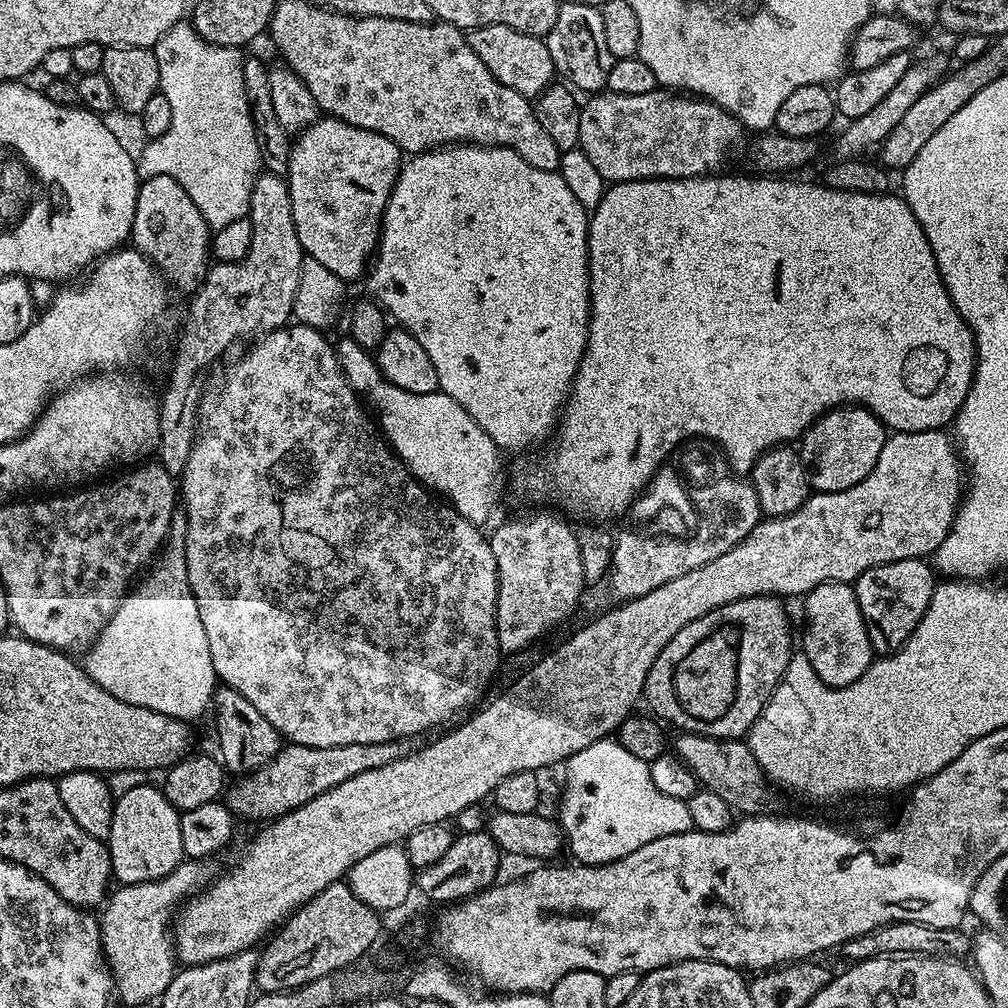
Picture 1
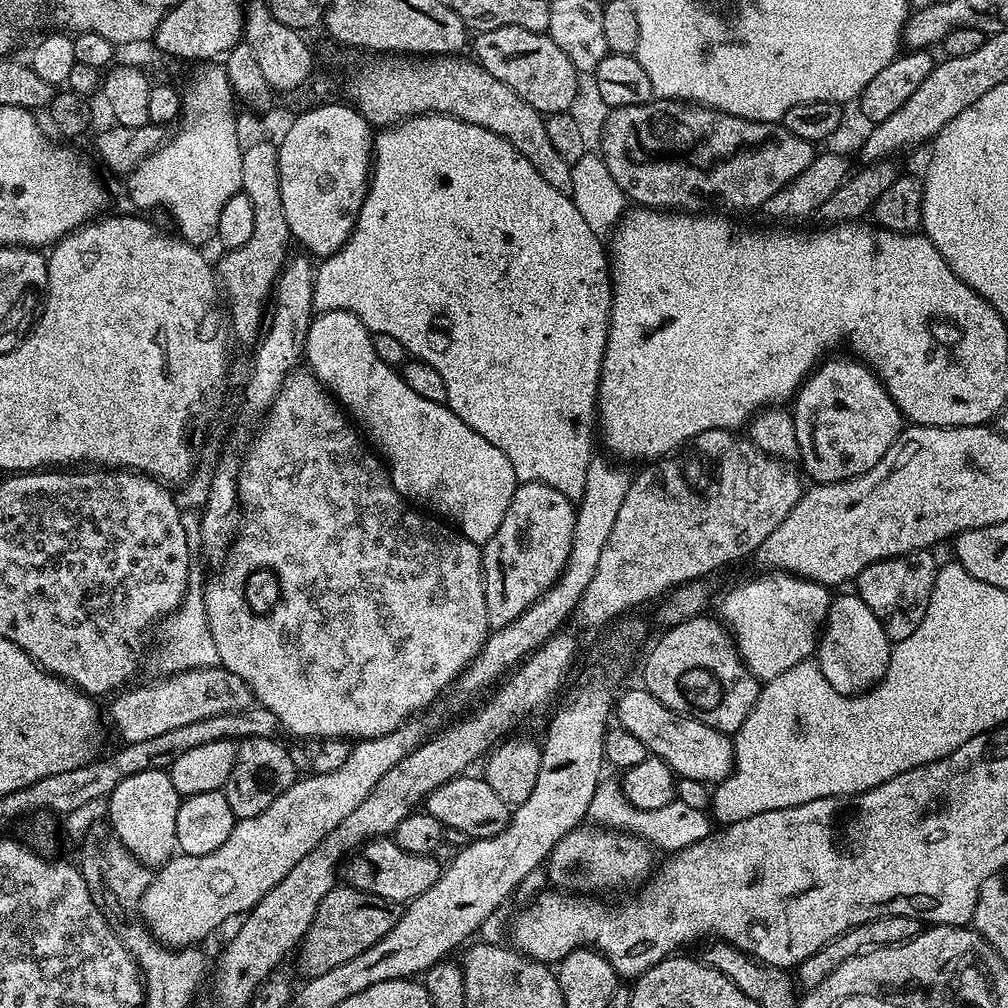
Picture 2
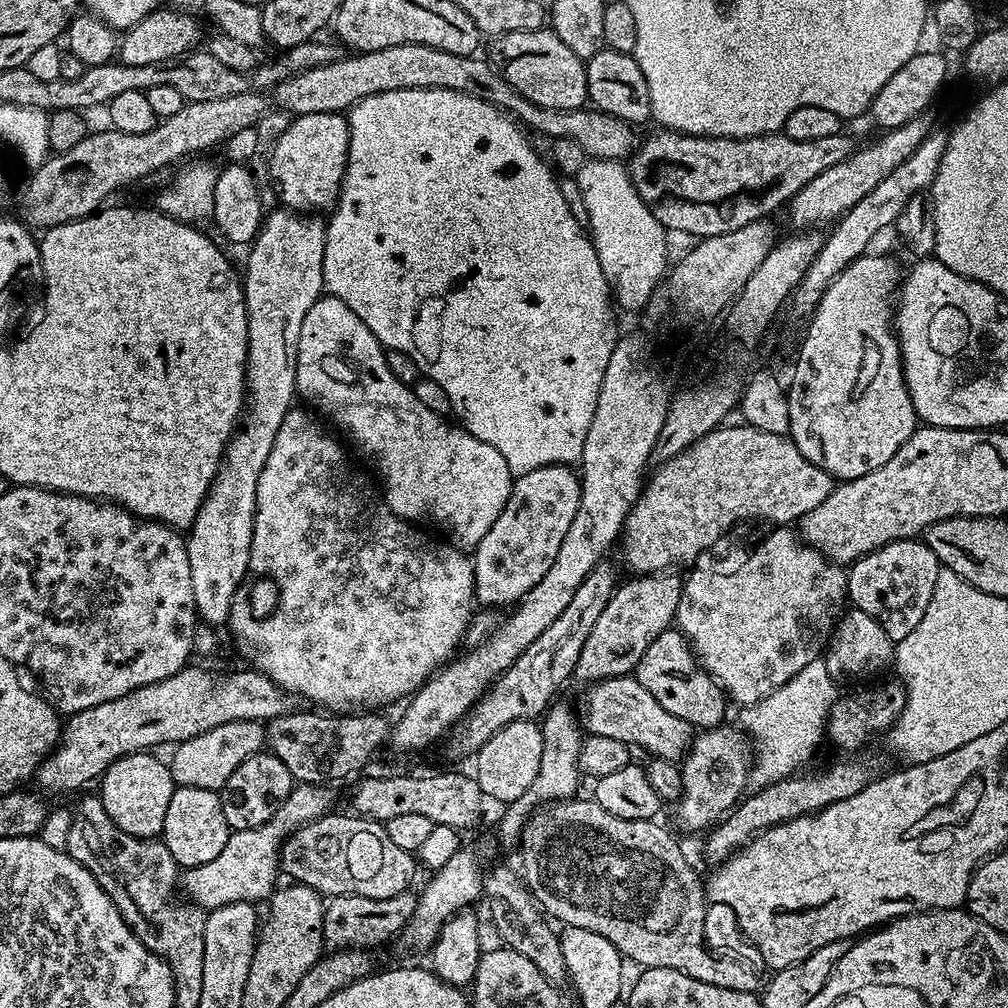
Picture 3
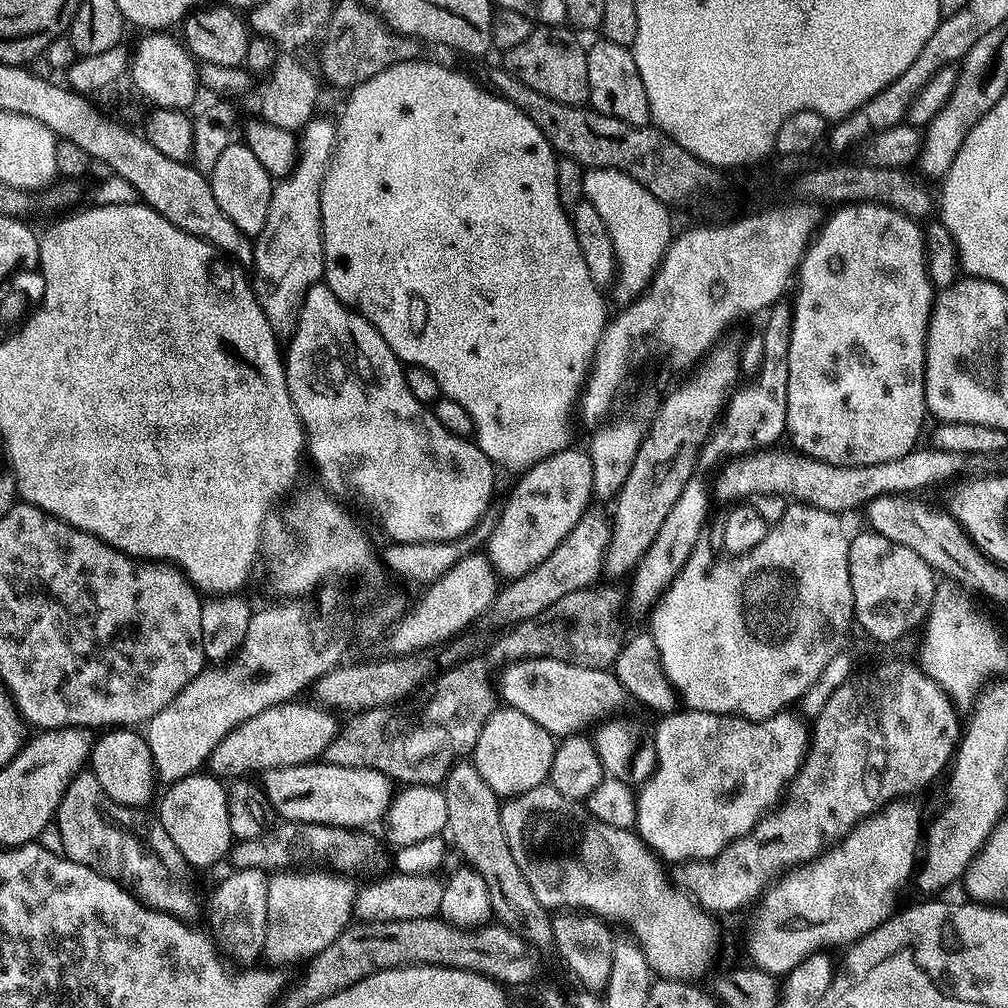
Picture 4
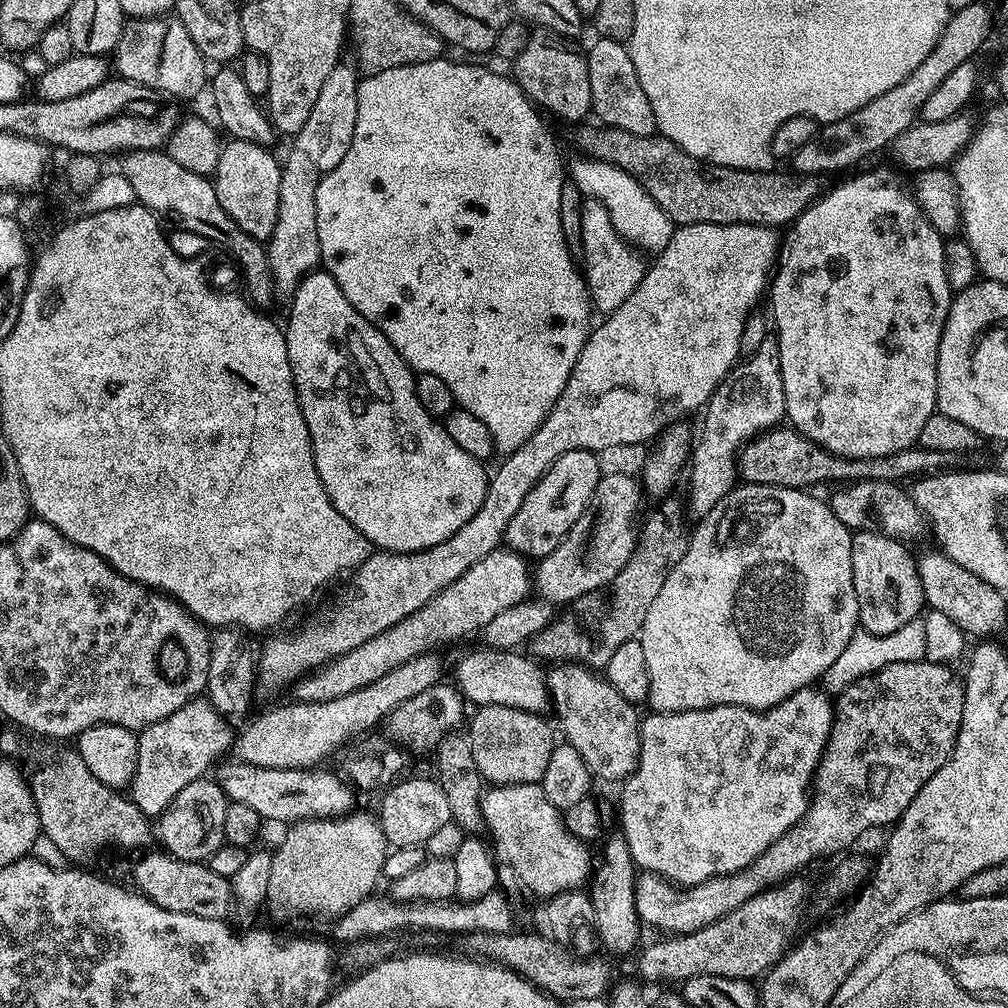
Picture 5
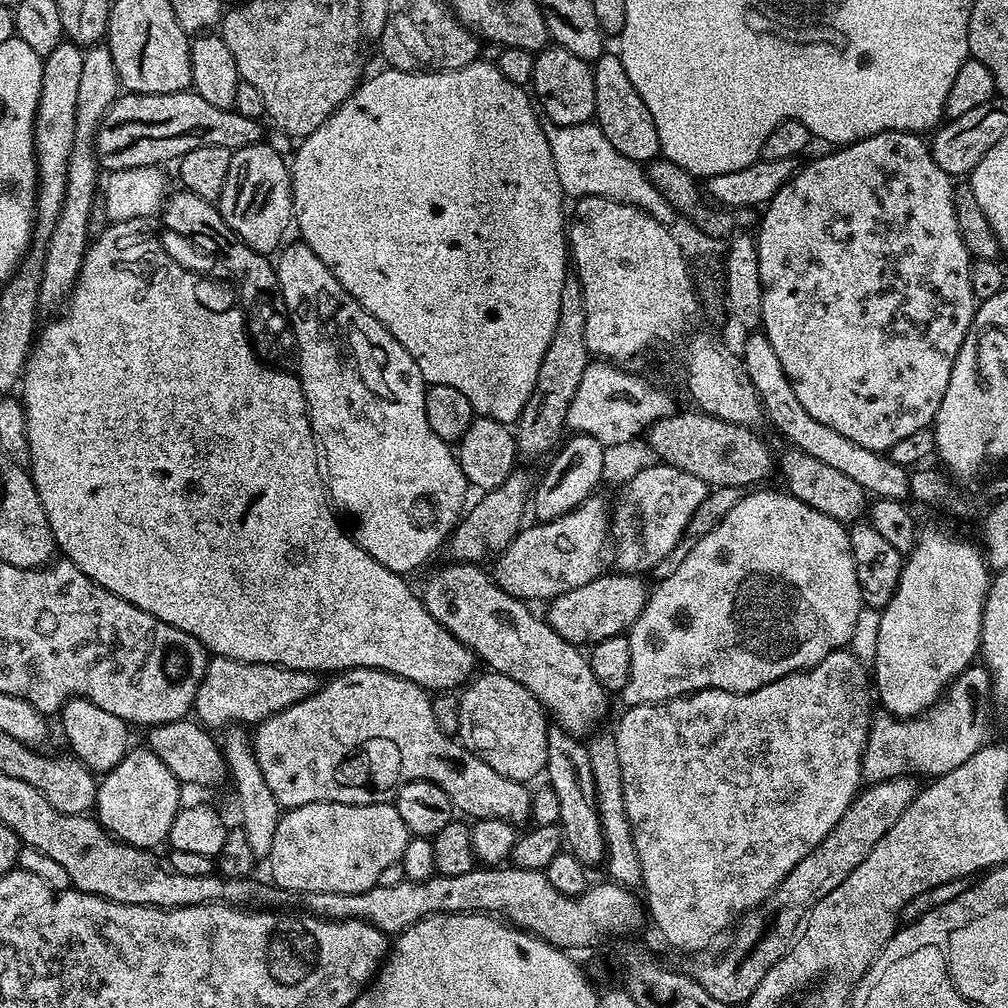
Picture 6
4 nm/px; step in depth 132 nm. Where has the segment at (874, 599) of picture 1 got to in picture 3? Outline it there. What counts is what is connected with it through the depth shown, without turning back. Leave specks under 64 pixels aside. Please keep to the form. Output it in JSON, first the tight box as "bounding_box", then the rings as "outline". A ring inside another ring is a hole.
{"bounding_box":[847,539,941,642],"outline":[[[919,539],[895,540],[847,569],[848,600],[852,608],[870,614],[893,642],[901,640],[918,626],[922,614],[926,614],[941,566],[939,558]]]}

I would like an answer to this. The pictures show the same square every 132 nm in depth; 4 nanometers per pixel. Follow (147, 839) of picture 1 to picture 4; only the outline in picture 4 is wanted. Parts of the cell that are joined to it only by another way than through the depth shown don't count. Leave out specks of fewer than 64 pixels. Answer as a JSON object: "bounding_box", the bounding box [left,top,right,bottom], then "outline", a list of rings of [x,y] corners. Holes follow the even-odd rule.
{"bounding_box":[90,726,158,808],"outline":[[[120,726],[115,730],[108,730],[104,736],[92,745],[90,757],[90,771],[102,786],[102,790],[115,804],[124,804],[128,808],[144,808],[147,800],[152,796],[152,787],[158,784],[156,768],[152,764],[152,755],[147,739],[140,736],[136,730],[129,730]]]}

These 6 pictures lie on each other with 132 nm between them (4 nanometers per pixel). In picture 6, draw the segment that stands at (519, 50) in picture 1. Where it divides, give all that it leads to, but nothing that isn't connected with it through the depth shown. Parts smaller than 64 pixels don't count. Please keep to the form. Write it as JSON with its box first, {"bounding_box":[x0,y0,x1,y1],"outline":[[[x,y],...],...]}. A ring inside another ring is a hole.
{"bounding_box":[530,46,596,126],"outline":[[[559,46],[544,48],[535,53],[535,57],[530,92],[538,107],[546,110],[554,123],[562,126],[589,123],[596,115],[593,65]]]}

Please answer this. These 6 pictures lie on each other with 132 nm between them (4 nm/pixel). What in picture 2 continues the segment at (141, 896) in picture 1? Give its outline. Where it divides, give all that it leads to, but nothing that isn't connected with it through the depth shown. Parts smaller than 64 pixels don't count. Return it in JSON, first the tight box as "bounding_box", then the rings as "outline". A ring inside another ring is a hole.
{"bounding_box":[140,718,429,948],"outline":[[[424,718],[405,720],[390,734],[353,743],[346,762],[330,774],[308,774],[297,779],[262,814],[237,820],[230,838],[218,850],[201,856],[177,854],[167,864],[159,865],[140,899],[140,913],[152,935],[169,948],[187,948],[231,916],[247,914],[342,818],[358,810],[362,798],[378,786],[378,778],[386,770],[398,766],[406,754],[424,743],[429,735],[428,724],[420,719]]]}

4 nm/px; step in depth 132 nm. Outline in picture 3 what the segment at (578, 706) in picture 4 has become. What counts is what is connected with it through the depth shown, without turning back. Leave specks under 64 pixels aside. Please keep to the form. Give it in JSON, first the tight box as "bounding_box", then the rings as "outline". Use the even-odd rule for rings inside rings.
{"bounding_box":[582,675,694,762],"outline":[[[635,675],[597,680],[589,688],[592,689],[584,700],[582,724],[591,735],[618,738],[618,742],[633,749],[645,748],[652,758],[680,762],[688,755],[694,739],[692,725],[678,718],[678,714],[670,714],[670,710],[658,706],[658,698],[654,698],[646,686],[637,682]]]}

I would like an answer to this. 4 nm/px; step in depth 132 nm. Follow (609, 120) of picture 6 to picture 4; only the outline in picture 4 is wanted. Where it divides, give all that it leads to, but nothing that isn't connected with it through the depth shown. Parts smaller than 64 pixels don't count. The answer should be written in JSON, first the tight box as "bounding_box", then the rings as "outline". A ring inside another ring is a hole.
{"bounding_box":[587,38,652,127],"outline":[[[603,38],[597,41],[593,48],[587,49],[588,104],[597,112],[618,118],[630,126],[649,127],[652,119],[650,102],[646,98],[646,86],[642,86],[642,74],[638,74],[631,51]]]}

